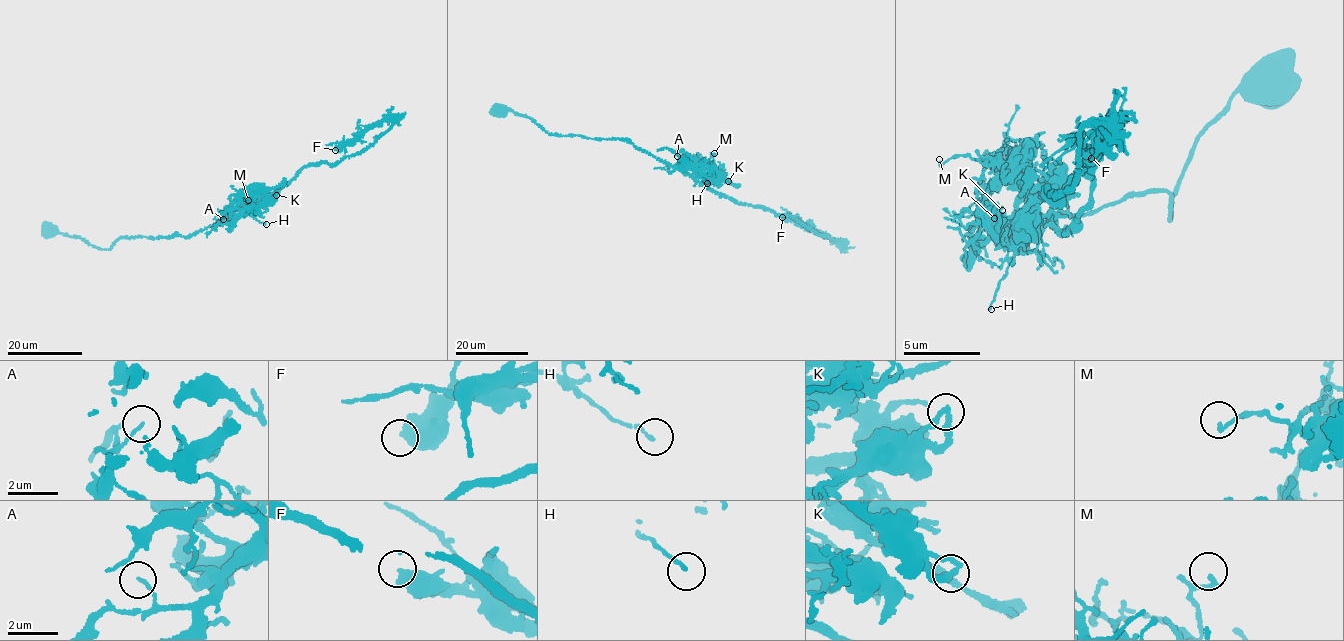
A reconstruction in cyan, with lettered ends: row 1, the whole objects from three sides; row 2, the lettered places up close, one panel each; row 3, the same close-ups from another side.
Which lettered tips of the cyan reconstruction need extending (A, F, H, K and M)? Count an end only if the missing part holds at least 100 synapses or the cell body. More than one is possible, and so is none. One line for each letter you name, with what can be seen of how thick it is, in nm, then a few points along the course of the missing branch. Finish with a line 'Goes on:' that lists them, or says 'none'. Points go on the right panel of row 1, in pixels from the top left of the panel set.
Goes on: none

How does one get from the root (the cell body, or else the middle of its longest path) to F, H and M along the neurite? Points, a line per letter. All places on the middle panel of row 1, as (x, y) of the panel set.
F: (501, 110), (531, 117), (552, 134), (625, 139), (739, 203), (787, 215), (820, 235), (840, 240), (782, 217)
H: (501, 110), (513, 110), (531, 117), (552, 134), (625, 139), (674, 166), (693, 167), (707, 183)
M: (501, 110), (513, 110), (531, 117), (552, 134), (625, 139), (674, 167), (689, 161), (712, 161), (714, 153)

